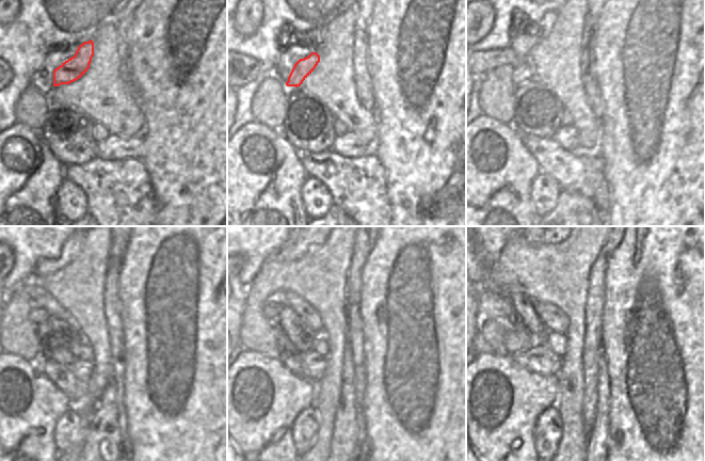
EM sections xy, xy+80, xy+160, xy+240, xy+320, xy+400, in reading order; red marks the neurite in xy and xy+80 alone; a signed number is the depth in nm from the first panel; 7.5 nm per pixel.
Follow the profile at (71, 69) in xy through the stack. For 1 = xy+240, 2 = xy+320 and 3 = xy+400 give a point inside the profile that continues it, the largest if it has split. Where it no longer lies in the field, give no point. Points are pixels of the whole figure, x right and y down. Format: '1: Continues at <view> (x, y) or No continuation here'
1: Continues at xy+240 (36, 315)
2: Continues at xy+320 (271, 311)
3: Continues at xy+400 (491, 304).

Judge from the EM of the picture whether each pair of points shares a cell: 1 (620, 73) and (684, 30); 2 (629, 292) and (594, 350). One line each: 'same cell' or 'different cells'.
1: same cell
2: different cells

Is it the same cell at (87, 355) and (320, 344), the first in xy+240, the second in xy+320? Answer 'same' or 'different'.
same

